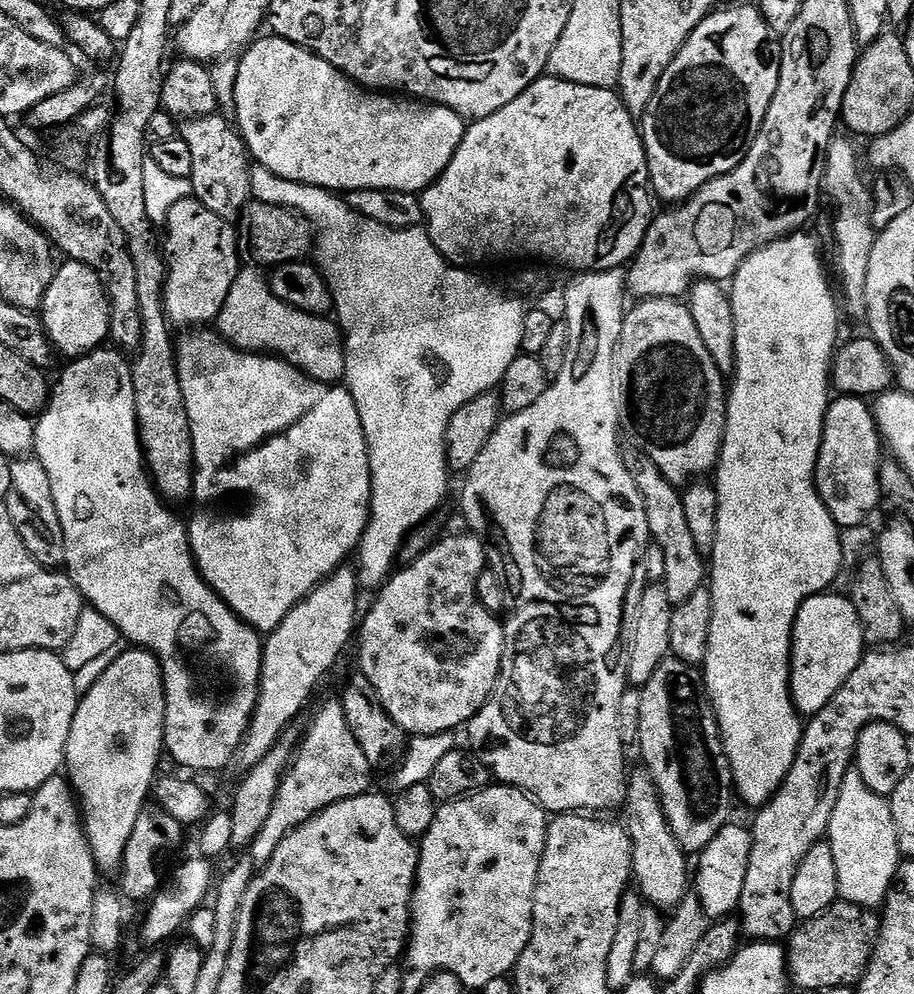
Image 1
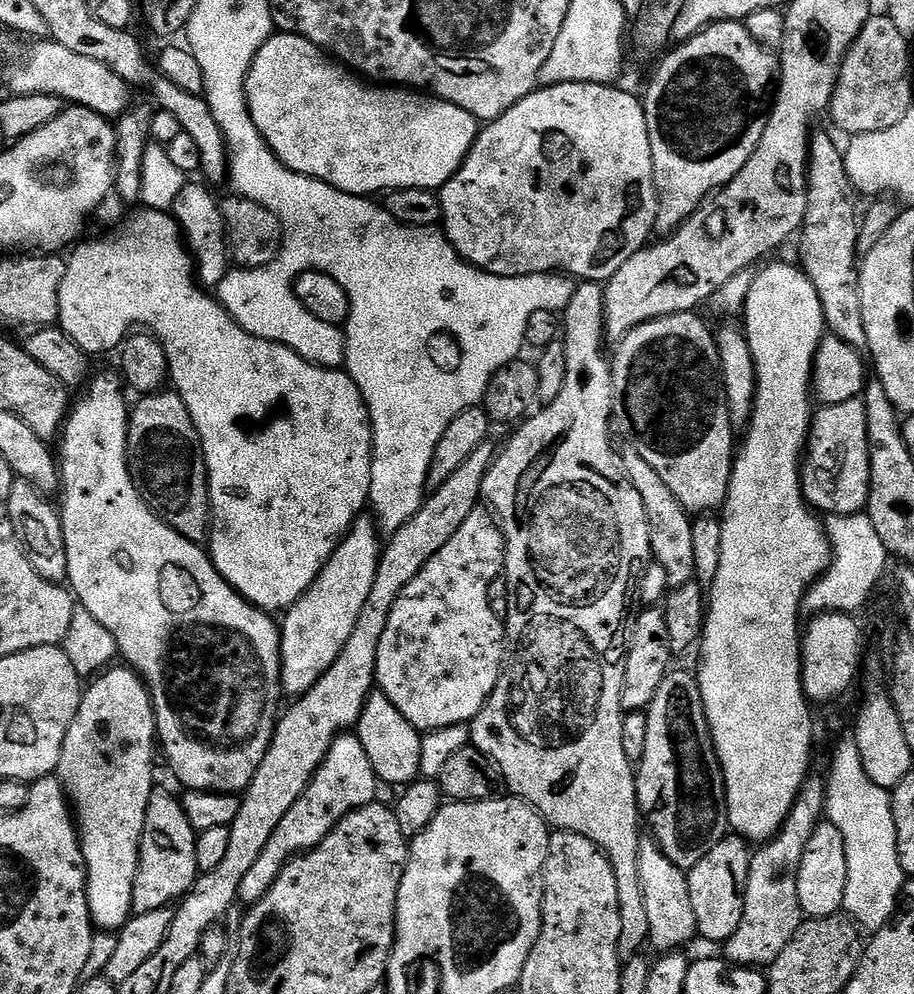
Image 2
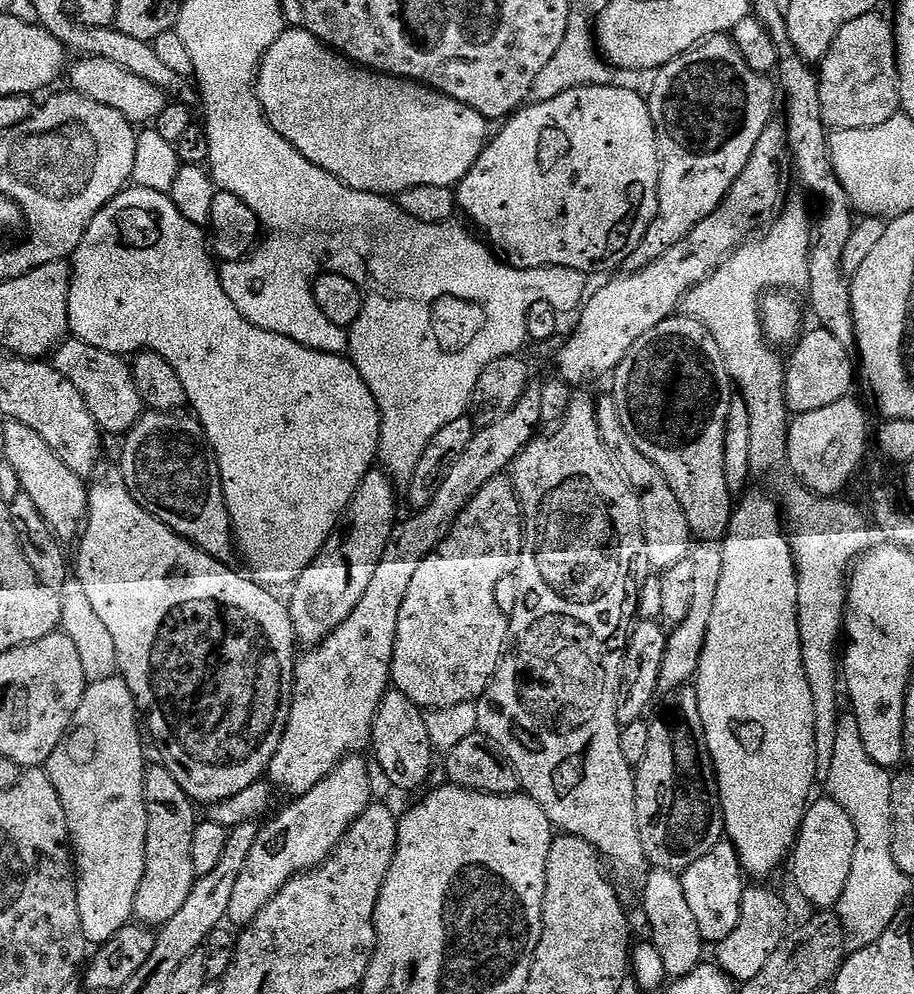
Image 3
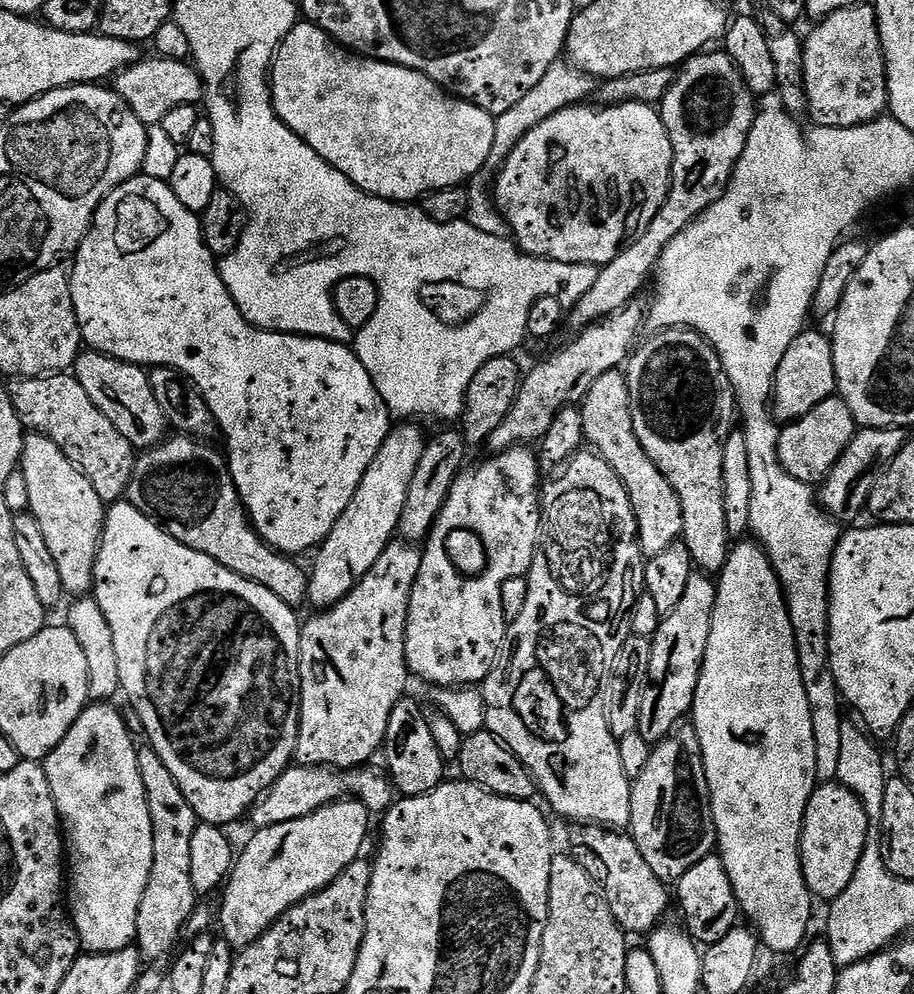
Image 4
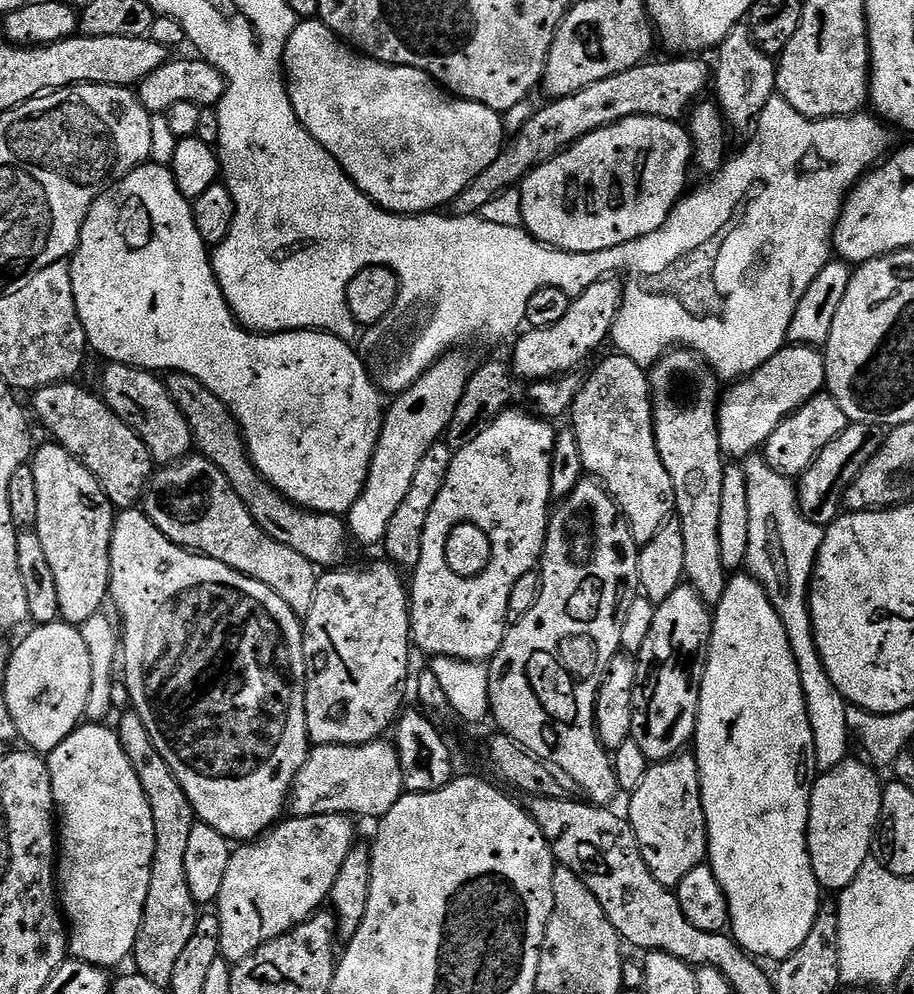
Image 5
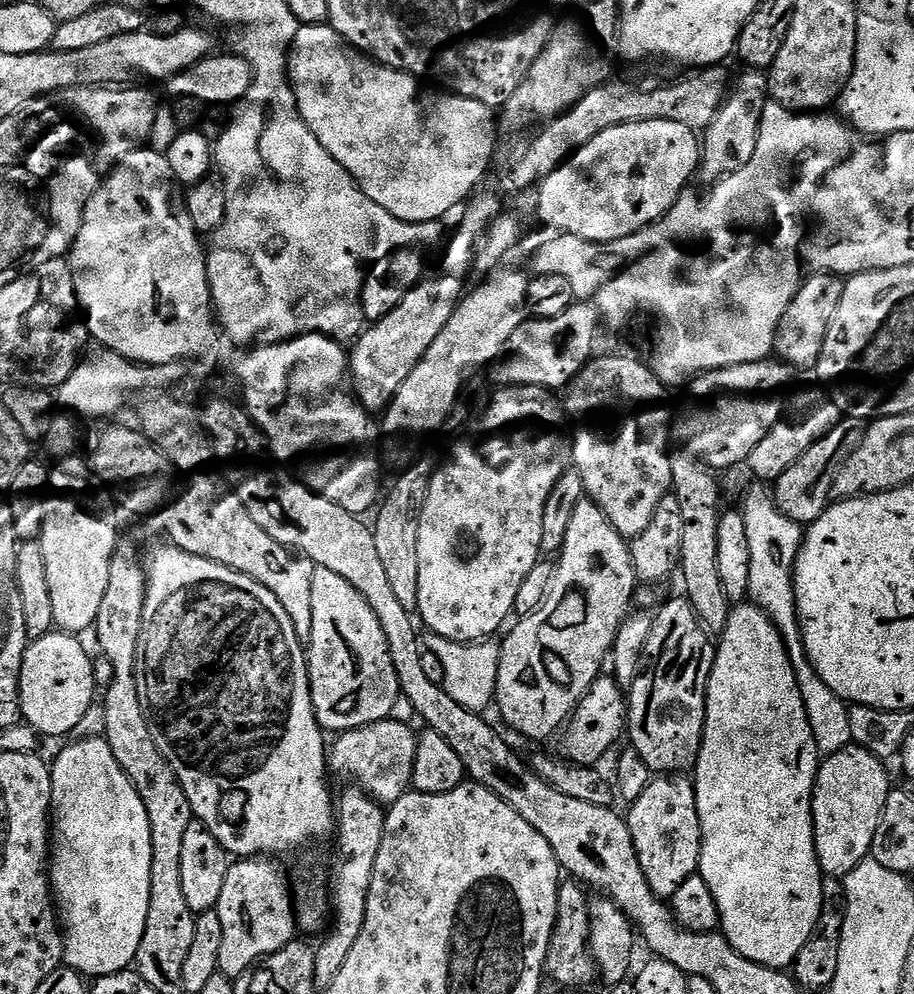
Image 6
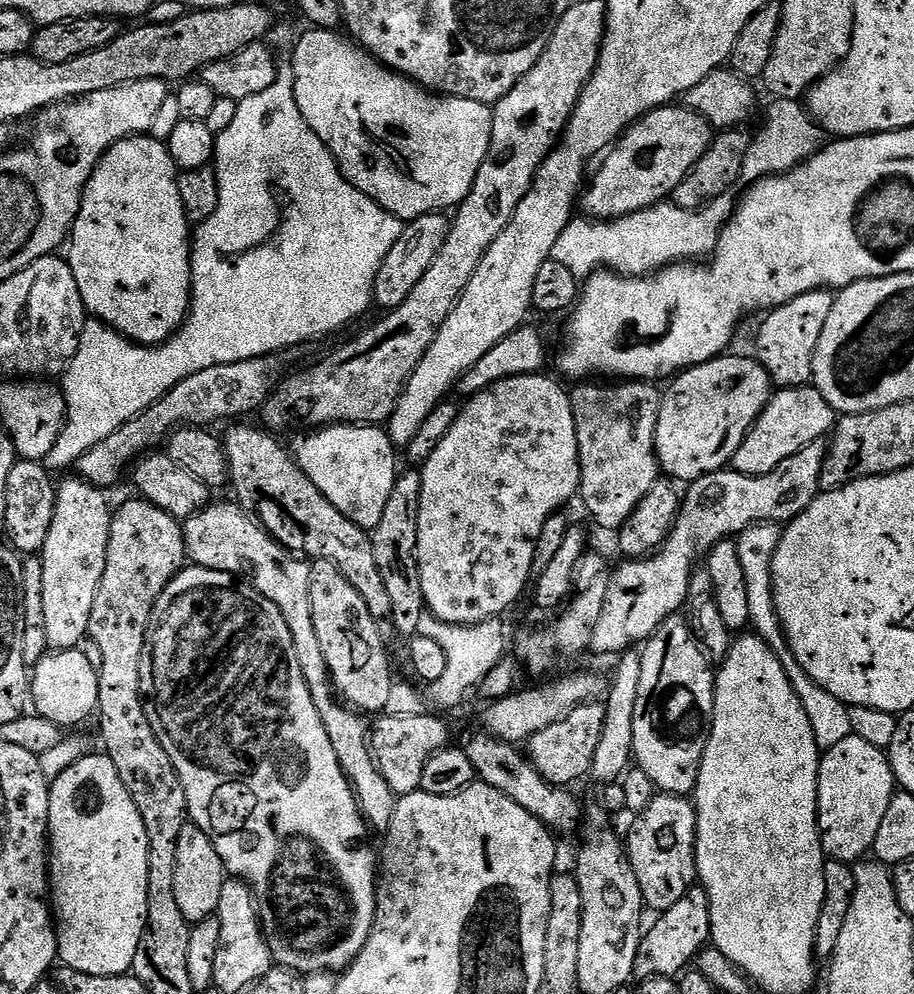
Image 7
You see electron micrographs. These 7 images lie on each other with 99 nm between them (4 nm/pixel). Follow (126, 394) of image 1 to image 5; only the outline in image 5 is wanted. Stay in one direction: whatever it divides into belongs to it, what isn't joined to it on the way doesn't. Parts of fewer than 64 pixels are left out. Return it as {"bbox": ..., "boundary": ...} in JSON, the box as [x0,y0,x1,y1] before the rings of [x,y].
{"bbox":[110,510,310,842],"boundary":[[[124,510],[115,517],[112,526],[112,545],[110,546],[110,574],[112,575],[110,600],[111,603],[116,603],[116,608],[120,611],[121,618],[124,619],[124,628],[122,624],[122,672],[124,668],[124,684],[128,687],[129,698],[132,699],[131,707],[140,715],[142,722],[146,722],[146,730],[150,730],[150,738],[154,738],[154,746],[158,746],[158,754],[162,754],[162,758],[166,758],[166,766],[170,766],[174,778],[178,778],[186,798],[192,803],[192,809],[196,811],[199,823],[214,826],[214,830],[218,830],[218,834],[225,836],[229,842],[251,842],[257,836],[263,836],[281,819],[282,813],[280,811],[283,808],[285,811],[290,800],[292,784],[296,781],[296,775],[302,770],[310,751],[308,727],[306,726],[306,702],[304,701],[306,666],[304,665],[304,629],[301,617],[296,616],[294,610],[290,610],[290,606],[286,606],[286,602],[282,602],[282,598],[278,598],[278,594],[274,594],[274,590],[270,590],[262,582],[252,580],[249,576],[243,576],[243,574],[234,571],[230,566],[226,566],[222,562],[214,562],[208,556],[198,556],[196,553],[188,551],[187,548],[180,548],[178,545],[172,544],[170,538],[162,535],[158,530],[158,526],[154,526],[152,519],[142,510]]]}

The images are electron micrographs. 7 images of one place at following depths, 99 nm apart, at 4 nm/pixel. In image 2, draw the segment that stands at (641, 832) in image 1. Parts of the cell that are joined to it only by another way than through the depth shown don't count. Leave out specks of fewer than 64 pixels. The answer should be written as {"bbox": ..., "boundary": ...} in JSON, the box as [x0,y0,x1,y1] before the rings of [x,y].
{"bbox":[638,838,697,950],"boundary":[[[652,838],[645,839],[638,854],[638,874],[642,878],[642,894],[646,902],[646,918],[650,922],[648,940],[656,950],[676,950],[697,935],[694,906],[690,906],[690,890],[685,869],[666,856]]]}

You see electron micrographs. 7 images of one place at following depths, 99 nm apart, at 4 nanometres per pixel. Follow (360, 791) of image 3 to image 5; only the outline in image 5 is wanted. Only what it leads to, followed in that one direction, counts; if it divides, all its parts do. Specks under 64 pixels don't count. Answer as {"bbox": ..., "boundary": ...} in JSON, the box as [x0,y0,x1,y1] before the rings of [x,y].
{"bbox":[214,816,357,966],"boundary":[[[298,816],[295,818],[284,818],[279,821],[271,830],[264,833],[263,836],[257,836],[251,842],[244,842],[233,851],[230,858],[230,866],[226,866],[226,878],[222,878],[222,890],[218,894],[214,905],[214,914],[219,918],[222,926],[222,938],[220,939],[220,955],[227,960],[229,964],[235,966],[241,960],[245,960],[248,956],[252,956],[258,951],[263,944],[269,944],[274,938],[278,938],[282,934],[286,934],[291,928],[296,928],[305,920],[315,916],[321,911],[320,904],[329,899],[332,895],[332,887],[338,878],[338,870],[342,870],[342,862],[346,862],[346,858],[350,854],[350,850],[357,843],[356,828],[351,819],[347,816]]]}

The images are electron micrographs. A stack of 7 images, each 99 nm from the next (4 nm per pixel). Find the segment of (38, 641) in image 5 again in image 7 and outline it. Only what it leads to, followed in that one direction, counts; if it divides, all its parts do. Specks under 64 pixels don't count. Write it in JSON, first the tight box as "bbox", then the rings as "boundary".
{"bbox":[30,650,100,730],"boundary":[[[56,650],[45,654],[34,666],[30,676],[30,700],[35,715],[59,724],[68,730],[71,724],[80,724],[83,720],[93,719],[98,709],[98,686],[100,674],[97,668],[90,666],[90,658],[78,650]]]}

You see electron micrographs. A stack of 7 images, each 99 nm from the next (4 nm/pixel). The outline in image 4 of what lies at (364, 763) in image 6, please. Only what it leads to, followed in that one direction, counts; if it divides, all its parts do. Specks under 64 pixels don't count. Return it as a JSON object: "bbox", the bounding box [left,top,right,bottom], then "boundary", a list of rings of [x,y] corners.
{"bbox":[247,763,394,830],"boundary":[[[302,763],[289,766],[249,808],[247,823],[252,823],[251,827],[259,830],[282,822],[294,822],[298,818],[306,818],[306,814],[314,814],[314,810],[322,806],[345,798],[361,800],[369,813],[383,814],[394,803],[394,785],[383,771],[380,772],[375,772],[372,766],[343,770]]]}

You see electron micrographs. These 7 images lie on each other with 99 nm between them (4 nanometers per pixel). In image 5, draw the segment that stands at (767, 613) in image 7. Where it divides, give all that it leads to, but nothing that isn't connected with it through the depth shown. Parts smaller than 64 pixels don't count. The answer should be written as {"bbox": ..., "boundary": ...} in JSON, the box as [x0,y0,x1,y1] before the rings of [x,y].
{"bbox":[742,455,850,773],"boundary":[[[763,455],[744,457],[742,467],[750,501],[750,550],[746,568],[766,590],[774,610],[778,610],[778,618],[782,618],[782,626],[786,626],[786,638],[790,638],[790,650],[794,650],[794,662],[798,662],[798,678],[802,678],[810,730],[814,730],[816,767],[821,773],[829,772],[850,756],[846,722],[846,710],[850,705],[838,686],[834,686],[818,654],[812,633],[812,612],[808,608],[812,574],[816,570],[816,556],[820,553],[825,529],[804,517],[796,501],[796,484],[789,477],[774,474]]]}

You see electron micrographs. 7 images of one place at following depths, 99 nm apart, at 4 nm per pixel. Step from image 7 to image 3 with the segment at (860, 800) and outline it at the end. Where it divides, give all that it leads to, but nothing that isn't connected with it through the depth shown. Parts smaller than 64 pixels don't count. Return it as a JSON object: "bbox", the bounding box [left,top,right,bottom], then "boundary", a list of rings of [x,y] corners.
{"bbox":[790,798,856,909],"boundary":[[[830,798],[824,800],[813,799],[809,803],[807,812],[804,813],[804,821],[800,823],[800,834],[796,838],[795,845],[790,853],[790,865],[792,864],[792,880],[796,888],[816,908],[835,909],[836,903],[842,898],[842,890],[846,890],[846,882],[850,882],[850,866],[854,862],[854,846],[856,835],[854,824],[850,814],[838,802]]]}

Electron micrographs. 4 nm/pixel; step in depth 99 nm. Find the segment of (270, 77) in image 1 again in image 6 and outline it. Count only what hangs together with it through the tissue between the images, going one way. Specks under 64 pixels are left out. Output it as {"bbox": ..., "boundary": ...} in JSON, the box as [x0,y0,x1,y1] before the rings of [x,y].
{"bbox":[288,24,498,224],"boundary":[[[306,24],[300,27],[298,34],[292,43],[292,50],[288,53],[288,79],[292,81],[292,93],[296,99],[296,105],[300,111],[300,117],[306,122],[308,129],[326,146],[326,150],[350,174],[352,181],[360,187],[362,194],[370,198],[382,210],[387,210],[407,224],[430,224],[443,221],[443,216],[447,212],[452,212],[456,207],[459,209],[481,187],[480,179],[488,172],[488,167],[492,164],[492,155],[496,152],[496,128],[498,132],[498,120],[494,117],[493,109],[487,108],[482,102],[471,100],[465,96],[449,94],[444,90],[435,90],[436,92],[427,92],[423,88],[421,81],[410,75],[408,72],[402,72],[399,68],[390,68],[380,61],[365,56],[358,49],[347,44],[342,37],[332,28],[331,24]]]}

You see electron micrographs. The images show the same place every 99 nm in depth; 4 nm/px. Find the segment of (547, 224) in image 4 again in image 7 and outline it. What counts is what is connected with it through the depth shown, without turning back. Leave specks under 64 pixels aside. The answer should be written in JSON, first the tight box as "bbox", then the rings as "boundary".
{"bbox":[582,106,714,222],"boundary":[[[665,106],[662,108],[655,108],[653,112],[649,112],[648,115],[640,117],[619,140],[616,141],[614,147],[603,157],[604,165],[596,172],[596,177],[591,177],[590,183],[587,185],[586,191],[582,196],[582,208],[585,208],[589,217],[595,218],[600,222],[607,222],[609,220],[619,220],[622,216],[629,216],[635,212],[642,212],[647,208],[654,208],[657,204],[667,201],[670,194],[688,177],[689,172],[695,168],[696,163],[702,158],[702,154],[706,154],[706,150],[712,145],[714,139],[714,129],[708,121],[703,120],[696,112],[691,112],[686,106]]]}

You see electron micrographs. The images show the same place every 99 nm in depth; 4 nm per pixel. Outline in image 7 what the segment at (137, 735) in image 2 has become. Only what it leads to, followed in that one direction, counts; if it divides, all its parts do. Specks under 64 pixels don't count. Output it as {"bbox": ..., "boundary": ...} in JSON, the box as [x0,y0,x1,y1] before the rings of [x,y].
{"bbox":[48,754,148,976],"boundary":[[[106,754],[84,756],[74,766],[62,770],[56,780],[51,781],[48,789],[50,794],[50,814],[48,815],[48,835],[50,837],[50,904],[54,909],[56,925],[56,951],[63,967],[73,968],[82,974],[102,974],[103,976],[122,976],[131,969],[134,954],[138,954],[138,946],[148,926],[148,835],[142,822],[142,814],[138,814],[138,806],[126,790],[114,762]]]}

